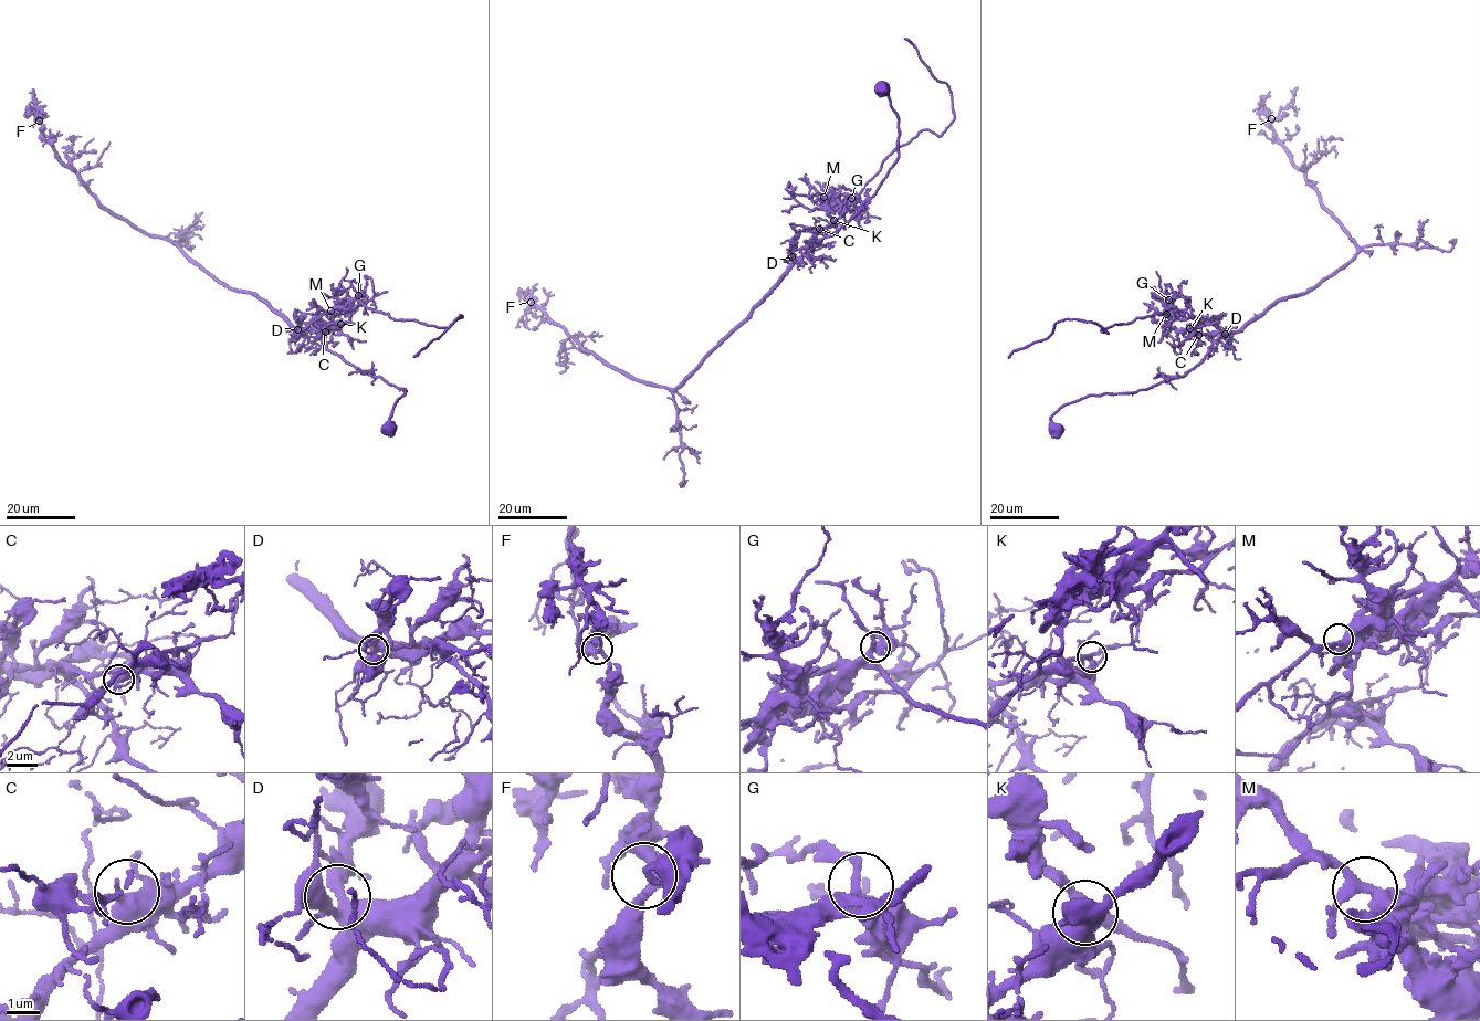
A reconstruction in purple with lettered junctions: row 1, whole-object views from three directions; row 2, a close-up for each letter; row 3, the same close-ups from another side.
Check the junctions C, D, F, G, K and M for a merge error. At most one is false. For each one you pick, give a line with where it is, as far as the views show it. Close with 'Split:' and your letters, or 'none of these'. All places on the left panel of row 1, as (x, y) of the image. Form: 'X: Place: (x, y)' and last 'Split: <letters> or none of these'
K: Place: (340, 324)
Split: K

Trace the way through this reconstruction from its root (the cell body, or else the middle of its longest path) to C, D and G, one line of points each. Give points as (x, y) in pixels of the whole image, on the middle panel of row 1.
C: (881, 90), (883, 83), (898, 117), (899, 158), (863, 206), (836, 232), (807, 252), (807, 243), (819, 229)
D: (881, 90), (883, 83), (898, 117), (896, 161), (878, 190), (836, 232), (799, 256), (791, 256)
G: (881, 90), (898, 117), (899, 158), (863, 206), (807, 252), (835, 222), (827, 201), (851, 198)

